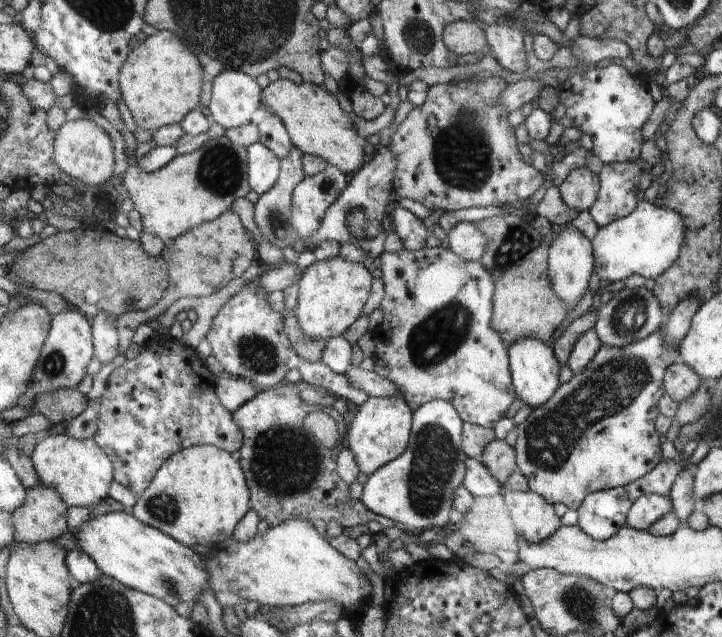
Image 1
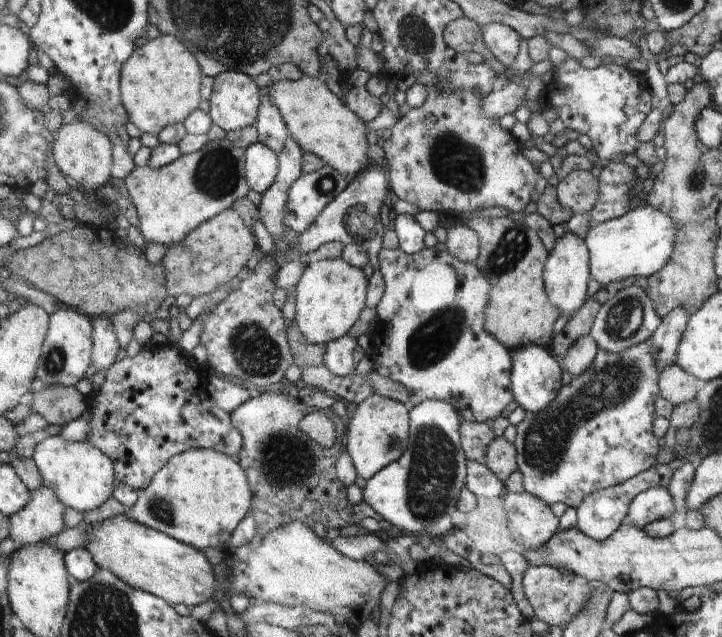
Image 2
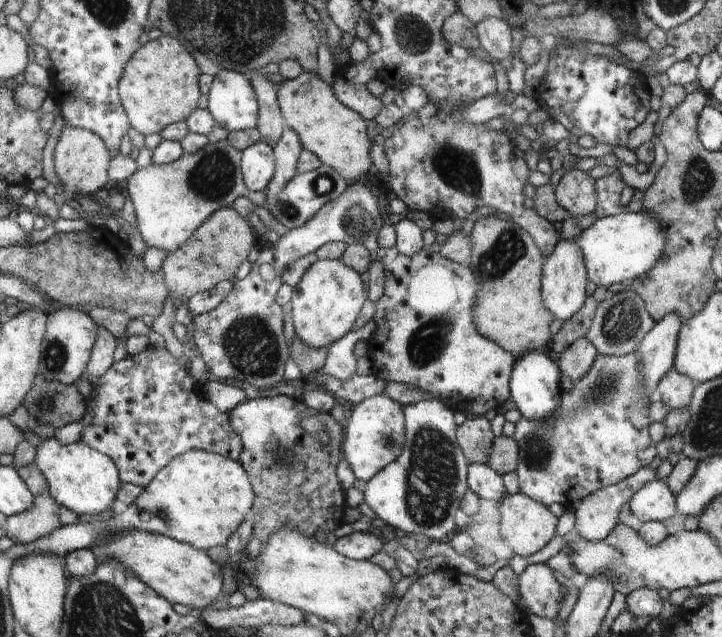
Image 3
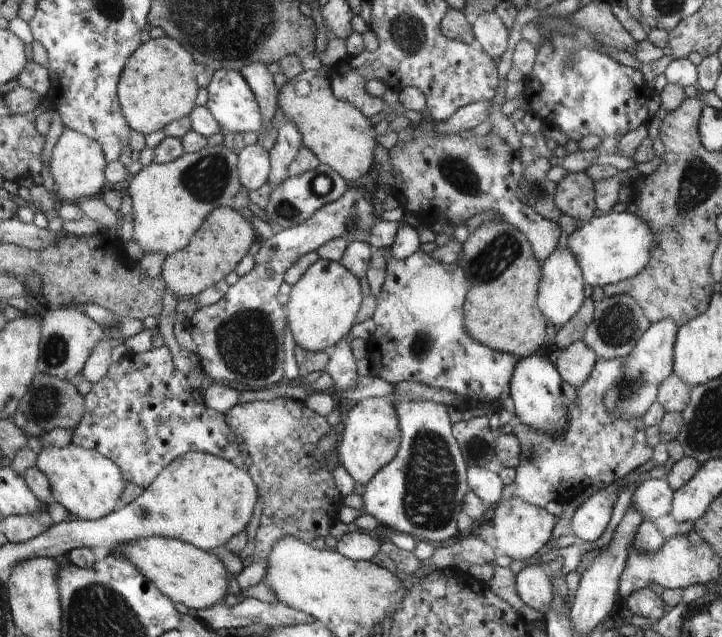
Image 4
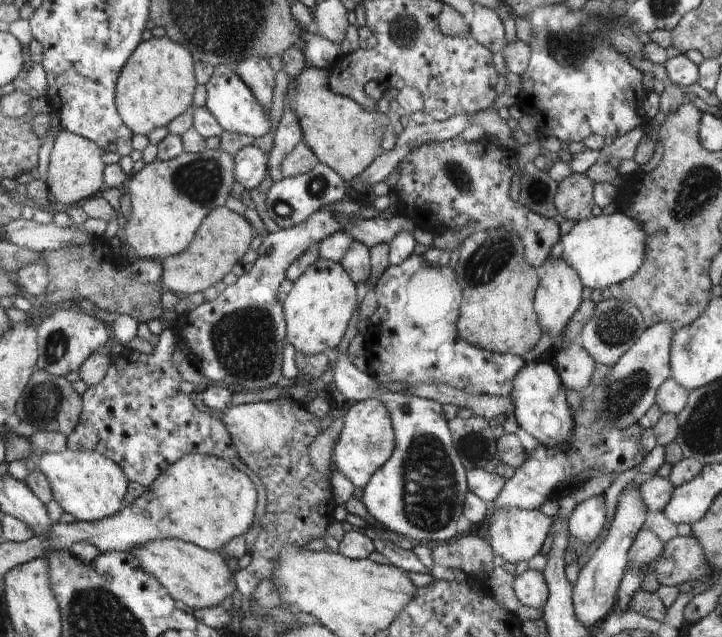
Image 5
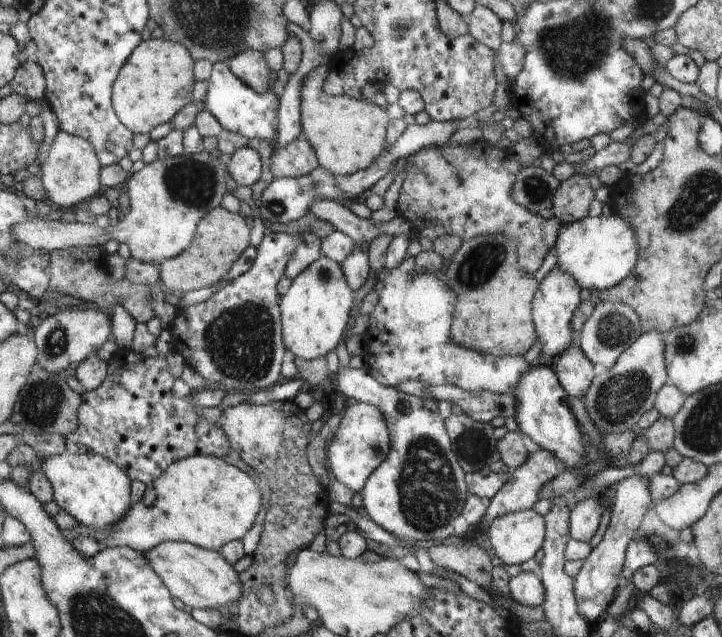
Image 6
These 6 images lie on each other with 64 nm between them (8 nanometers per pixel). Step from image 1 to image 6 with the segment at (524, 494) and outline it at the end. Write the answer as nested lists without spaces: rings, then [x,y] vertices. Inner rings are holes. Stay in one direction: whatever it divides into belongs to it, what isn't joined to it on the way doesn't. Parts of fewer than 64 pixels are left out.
[[[530,509],[492,520],[483,538],[504,564],[518,566],[543,548],[546,534],[544,516]]]

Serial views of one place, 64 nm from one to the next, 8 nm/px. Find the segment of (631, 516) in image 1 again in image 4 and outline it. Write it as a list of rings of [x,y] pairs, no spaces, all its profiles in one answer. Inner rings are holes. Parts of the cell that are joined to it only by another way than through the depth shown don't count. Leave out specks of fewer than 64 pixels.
[[[647,479],[633,493],[631,505],[642,512],[642,516],[653,519],[672,512],[673,490],[667,479]]]

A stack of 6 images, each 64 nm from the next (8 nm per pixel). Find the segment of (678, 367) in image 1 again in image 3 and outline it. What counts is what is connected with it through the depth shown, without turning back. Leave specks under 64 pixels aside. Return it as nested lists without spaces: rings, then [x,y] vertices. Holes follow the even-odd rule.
[[[674,368],[660,380],[657,386],[660,400],[668,408],[676,410],[686,408],[690,404],[693,390],[694,382]]]

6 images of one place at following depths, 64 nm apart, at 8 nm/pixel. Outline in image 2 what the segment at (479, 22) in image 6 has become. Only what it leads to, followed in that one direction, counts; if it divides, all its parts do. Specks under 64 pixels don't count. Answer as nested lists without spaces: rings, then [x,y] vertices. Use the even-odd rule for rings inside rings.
[[[493,22],[481,27],[482,36],[488,50],[494,54],[502,66],[510,68],[518,55],[520,36],[505,24]]]

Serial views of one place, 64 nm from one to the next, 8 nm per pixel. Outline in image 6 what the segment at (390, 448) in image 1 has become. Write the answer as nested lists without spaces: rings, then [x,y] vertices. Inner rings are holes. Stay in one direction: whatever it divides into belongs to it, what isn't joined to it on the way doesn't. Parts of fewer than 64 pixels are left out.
[[[370,403],[354,404],[346,409],[336,434],[327,444],[326,462],[331,480],[348,486],[353,493],[361,492],[366,479],[390,452],[390,432],[382,412]]]

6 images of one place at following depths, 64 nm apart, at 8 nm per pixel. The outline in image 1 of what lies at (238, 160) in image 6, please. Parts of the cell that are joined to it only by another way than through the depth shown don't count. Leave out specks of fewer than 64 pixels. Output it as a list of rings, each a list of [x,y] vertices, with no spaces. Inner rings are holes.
[[[260,142],[248,147],[248,182],[258,194],[268,192],[280,176],[280,159]]]

